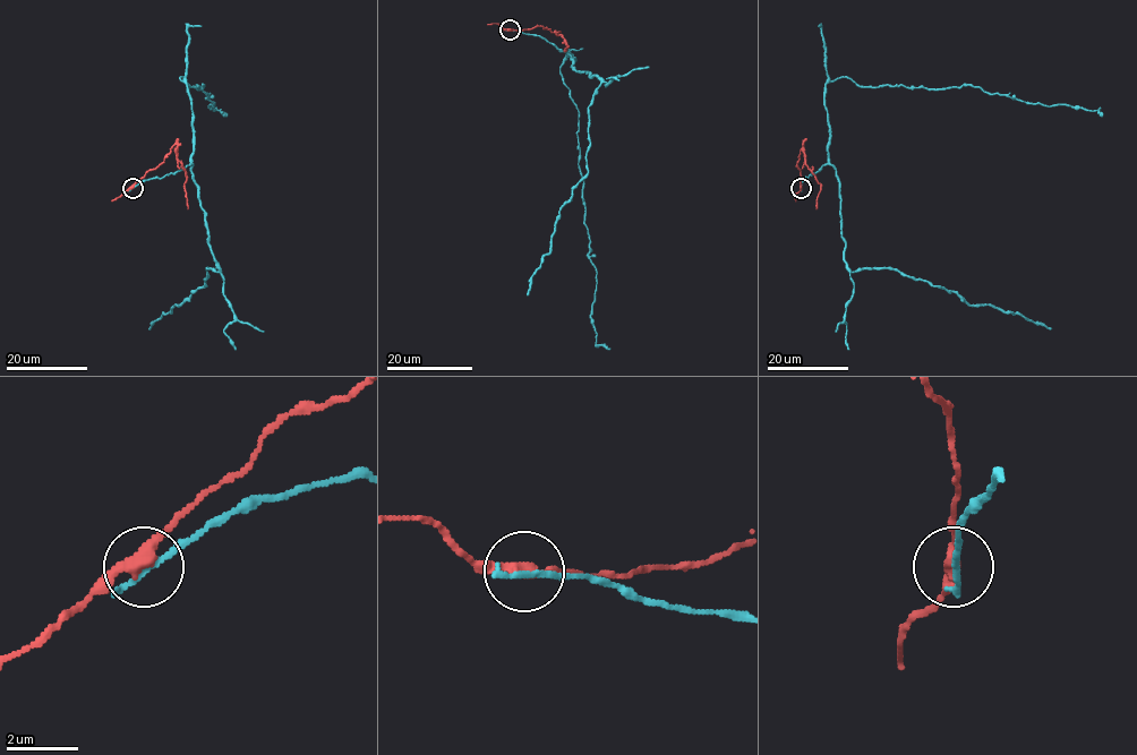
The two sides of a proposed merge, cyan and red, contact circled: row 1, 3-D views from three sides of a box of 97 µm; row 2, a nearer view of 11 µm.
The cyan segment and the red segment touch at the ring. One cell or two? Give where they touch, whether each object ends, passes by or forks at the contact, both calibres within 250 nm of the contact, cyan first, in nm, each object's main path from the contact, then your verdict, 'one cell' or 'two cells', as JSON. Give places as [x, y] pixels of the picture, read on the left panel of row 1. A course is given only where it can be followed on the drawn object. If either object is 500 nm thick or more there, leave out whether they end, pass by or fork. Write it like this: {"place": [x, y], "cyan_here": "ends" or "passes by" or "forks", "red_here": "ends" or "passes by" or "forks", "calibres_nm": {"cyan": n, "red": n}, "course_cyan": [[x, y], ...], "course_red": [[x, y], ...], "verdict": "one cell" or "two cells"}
{"place": [133, 188], "cyan_here": "ends", "red_here": "passes by", "calibres_nm": {"cyan": 170, "red": 340}, "course_cyan": [[133, 187], [190, 162], [190, 94], [181, 76], [190, 86], [203, 85], [215, 103], [210, 106], [227, 114]], "course_red": [[133, 187], [145, 173], [155, 169], [176, 144], [177, 159], [186, 177], [188, 208]], "verdict": "two cells"}

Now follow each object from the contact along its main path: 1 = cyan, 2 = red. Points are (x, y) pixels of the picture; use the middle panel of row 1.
1: (510, 29), (539, 35), (573, 61), (560, 68), (578, 109), (591, 325), (610, 349)
2: (510, 29), (541, 26), (562, 36), (565, 50), (569, 46)

